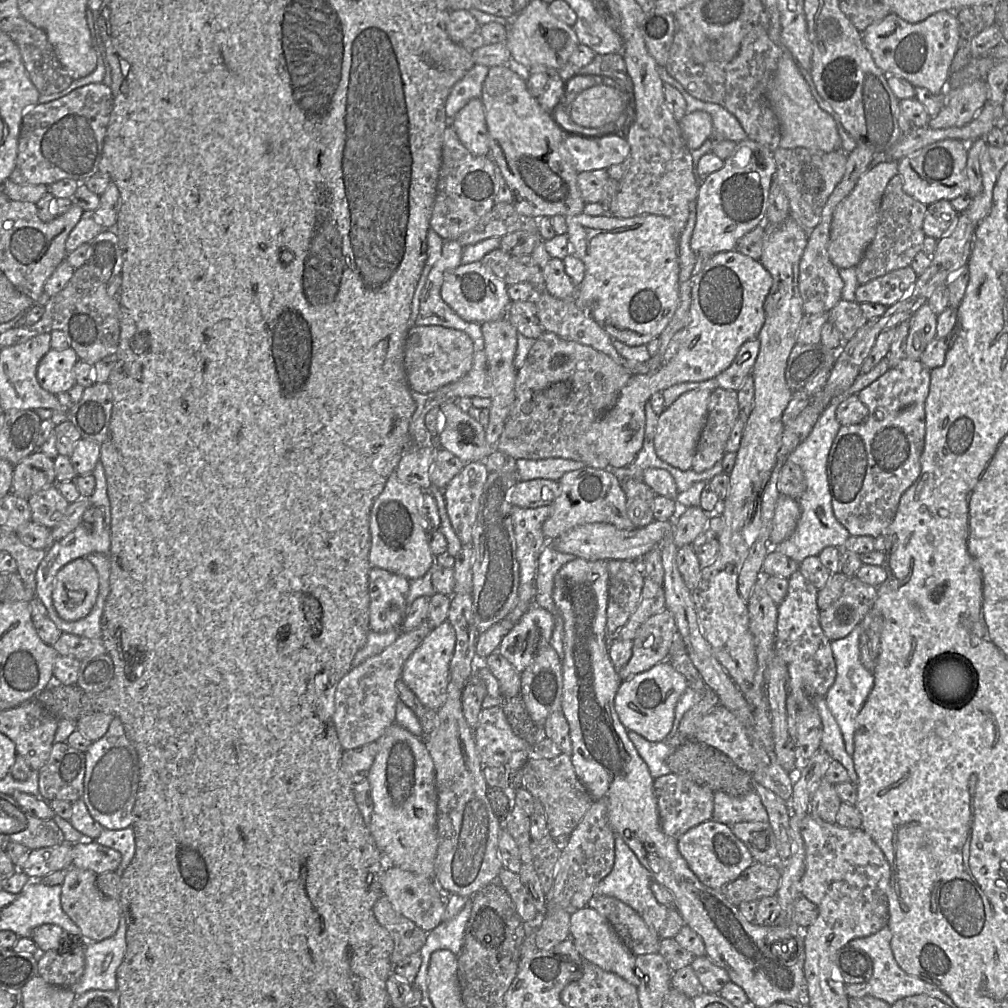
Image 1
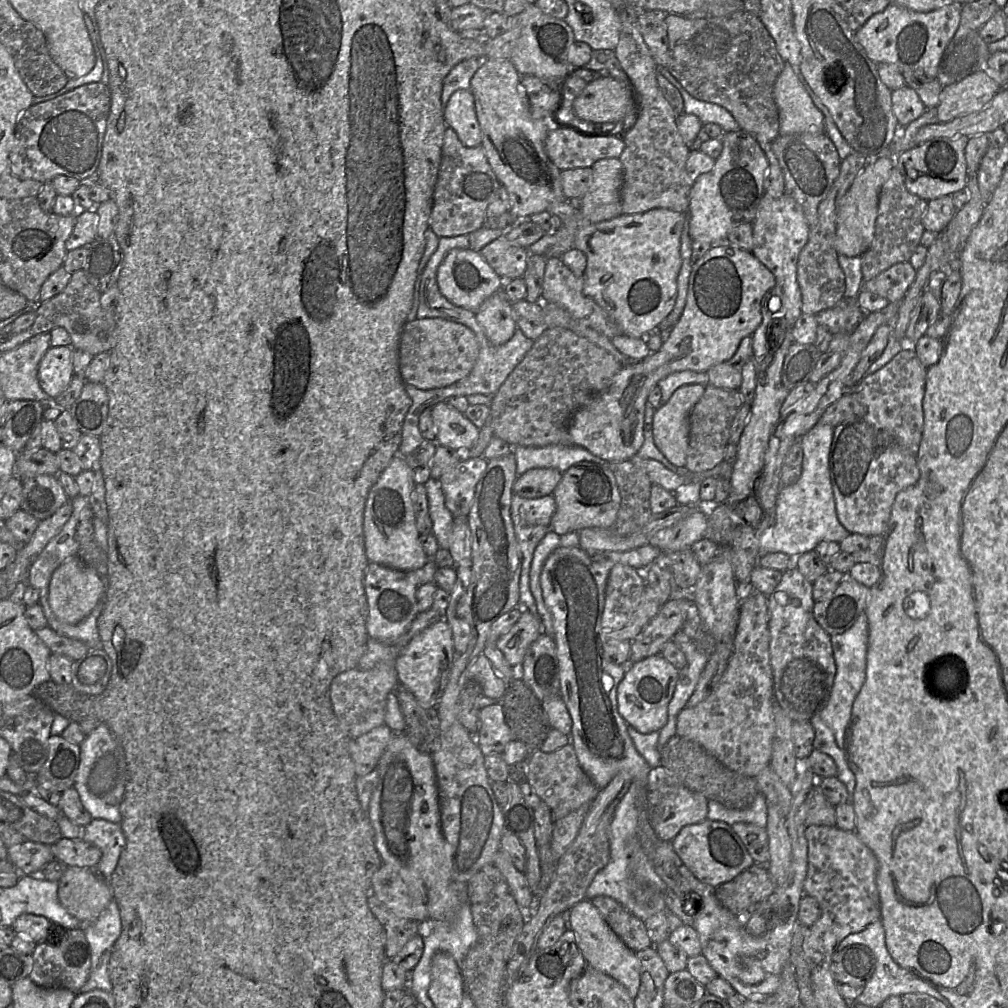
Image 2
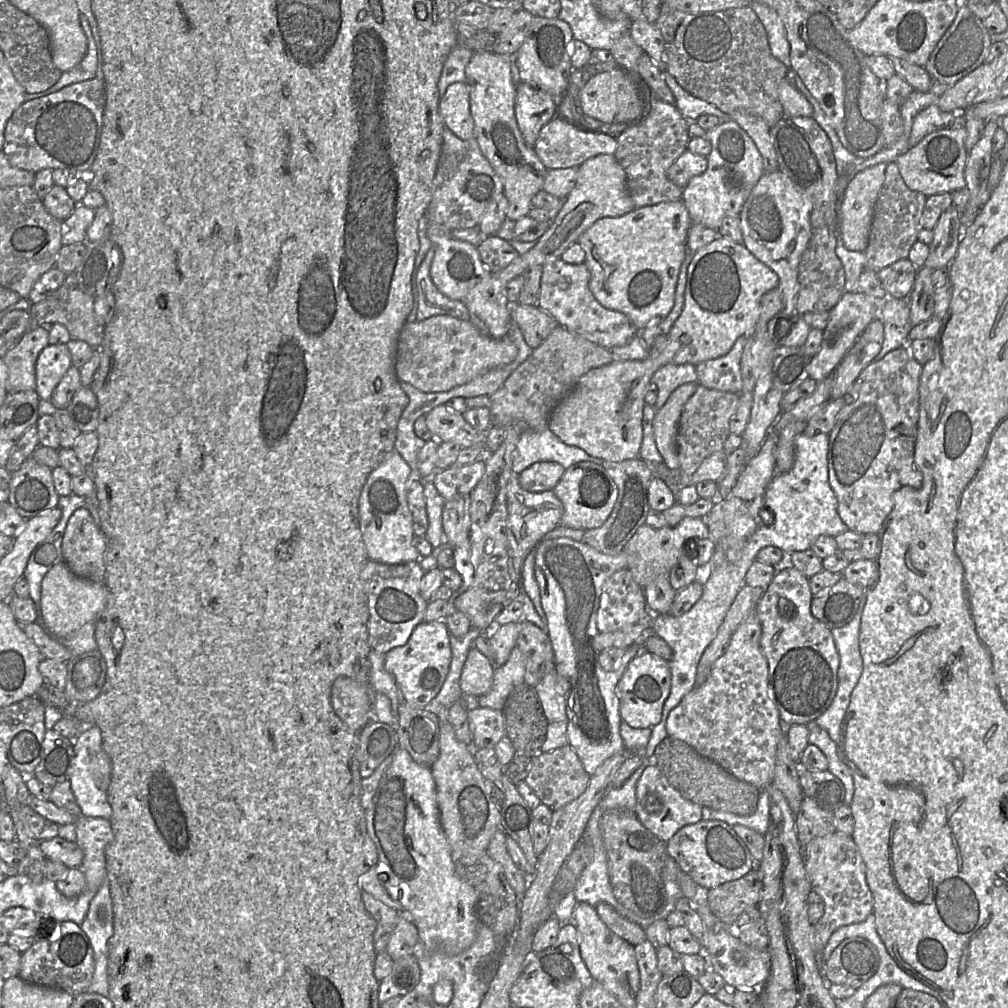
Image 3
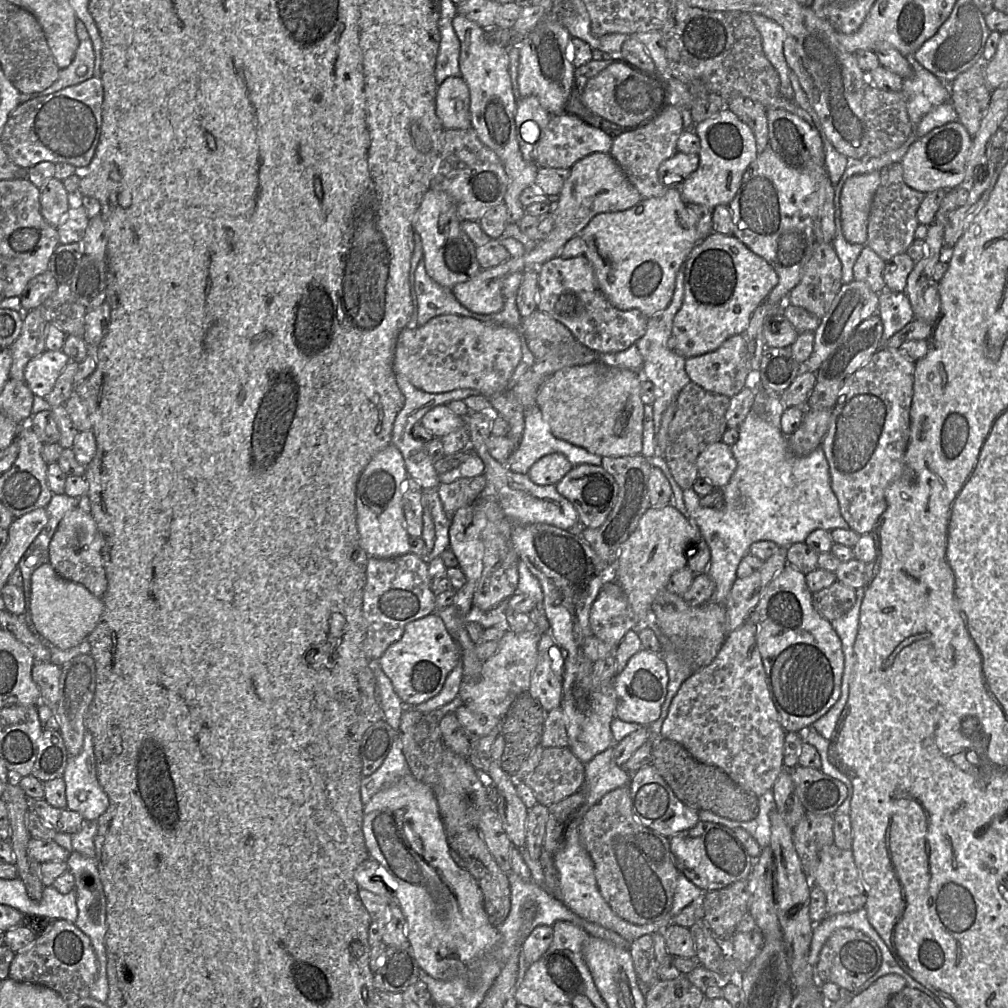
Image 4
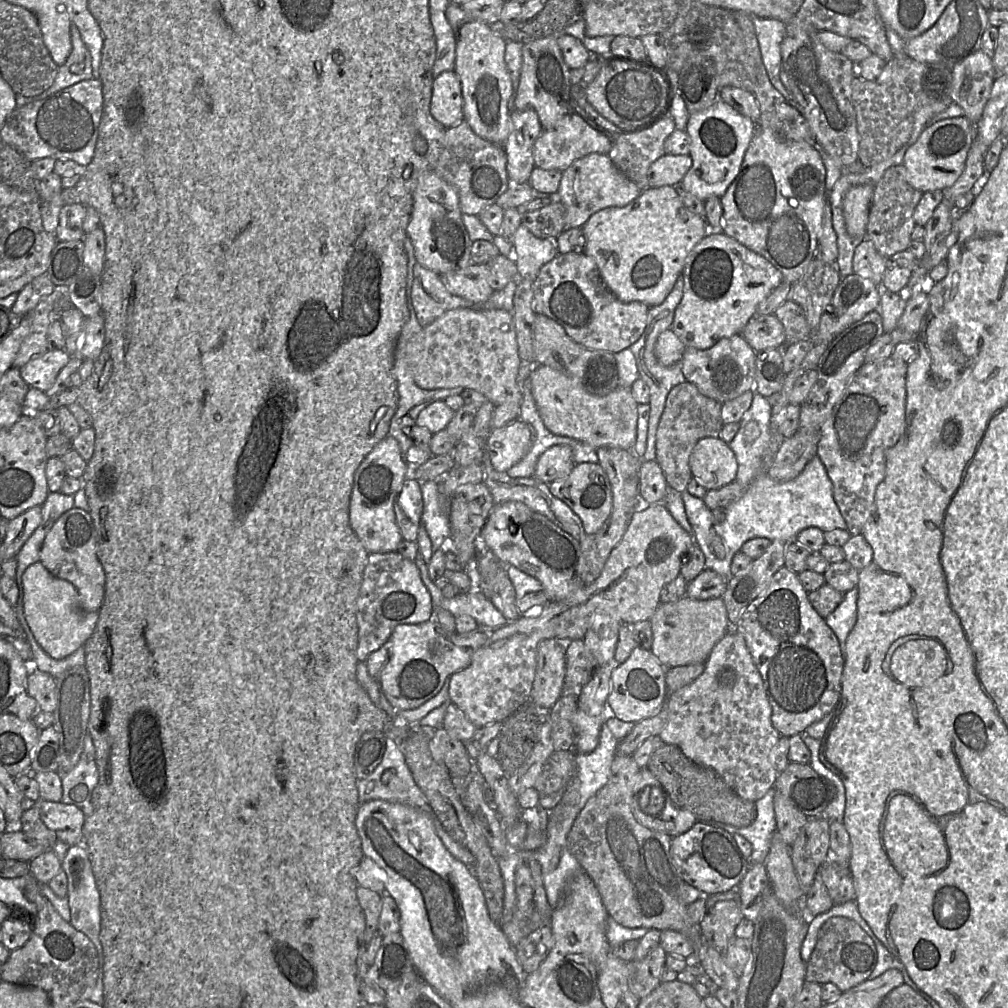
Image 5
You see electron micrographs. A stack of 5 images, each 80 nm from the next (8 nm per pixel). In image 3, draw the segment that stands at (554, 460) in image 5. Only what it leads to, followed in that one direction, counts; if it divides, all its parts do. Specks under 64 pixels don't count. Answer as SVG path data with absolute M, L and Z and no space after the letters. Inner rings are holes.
M537 462L518 475L519 484L524 490L534 493L553 490L565 470L556 462Z

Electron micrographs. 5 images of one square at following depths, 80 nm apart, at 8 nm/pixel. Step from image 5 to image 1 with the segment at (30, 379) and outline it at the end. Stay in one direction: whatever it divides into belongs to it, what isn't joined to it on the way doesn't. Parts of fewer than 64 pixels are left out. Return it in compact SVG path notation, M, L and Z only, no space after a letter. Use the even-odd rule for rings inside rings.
M71 348L50 349L37 368L37 380L47 392L58 395L70 390L75 384L74 367L79 360Z

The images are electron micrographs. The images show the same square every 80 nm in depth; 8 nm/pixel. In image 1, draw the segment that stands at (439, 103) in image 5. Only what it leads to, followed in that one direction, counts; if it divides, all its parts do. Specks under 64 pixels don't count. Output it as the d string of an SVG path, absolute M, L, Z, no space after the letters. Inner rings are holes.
M479 98L471 99L456 114L450 126L467 150L478 156L489 156L490 146L484 106Z

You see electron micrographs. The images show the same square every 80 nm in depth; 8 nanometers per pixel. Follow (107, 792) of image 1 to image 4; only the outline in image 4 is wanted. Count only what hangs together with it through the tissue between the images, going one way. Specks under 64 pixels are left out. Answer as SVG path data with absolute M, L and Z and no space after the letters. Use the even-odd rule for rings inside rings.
M88 730L84 734L83 746L80 753L76 756L69 756L62 778L66 786L67 808L78 812L85 821L97 821L106 811L109 799L98 781L93 736Z

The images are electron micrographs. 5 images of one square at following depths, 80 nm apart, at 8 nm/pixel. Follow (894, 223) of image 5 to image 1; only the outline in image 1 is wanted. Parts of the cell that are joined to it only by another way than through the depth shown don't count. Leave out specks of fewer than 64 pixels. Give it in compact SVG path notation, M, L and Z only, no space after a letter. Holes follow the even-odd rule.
M896 174L885 188L875 237L856 267L859 285L866 284L891 271L910 266L916 254L922 250L923 241L926 237L923 231L923 220L927 206L907 195L902 187L902 178Z

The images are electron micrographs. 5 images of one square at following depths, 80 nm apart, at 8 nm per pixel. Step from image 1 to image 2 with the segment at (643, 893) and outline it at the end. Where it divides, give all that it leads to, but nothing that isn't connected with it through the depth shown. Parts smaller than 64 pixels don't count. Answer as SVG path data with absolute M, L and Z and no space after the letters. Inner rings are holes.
M631 783L628 791L613 812L613 818L610 825L610 860L608 864L596 874L587 889L586 899L591 901L598 896L613 898L633 915L642 921L645 921L658 911L652 910L650 908L652 906L648 904L642 904L636 901L632 894L633 881L650 880L658 886L663 894L668 887L655 872L638 840L637 826L639 816L638 785Z

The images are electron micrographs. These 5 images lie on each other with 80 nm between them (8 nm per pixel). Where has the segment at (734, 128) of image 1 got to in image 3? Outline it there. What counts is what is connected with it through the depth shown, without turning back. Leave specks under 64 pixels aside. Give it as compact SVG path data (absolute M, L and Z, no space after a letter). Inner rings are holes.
M668 70L662 72L662 77L675 97L675 106L685 118L696 120L699 116L706 114L717 116L722 122L731 120L728 114L716 106L684 90Z

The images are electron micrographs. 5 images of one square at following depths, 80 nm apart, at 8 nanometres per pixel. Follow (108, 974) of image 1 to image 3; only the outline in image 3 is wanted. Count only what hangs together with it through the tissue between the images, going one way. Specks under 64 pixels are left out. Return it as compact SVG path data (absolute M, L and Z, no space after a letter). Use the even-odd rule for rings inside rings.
M106 881L101 882L92 897L87 915L80 927L90 941L95 961L93 977L85 992L108 996L108 950L114 928L112 900Z

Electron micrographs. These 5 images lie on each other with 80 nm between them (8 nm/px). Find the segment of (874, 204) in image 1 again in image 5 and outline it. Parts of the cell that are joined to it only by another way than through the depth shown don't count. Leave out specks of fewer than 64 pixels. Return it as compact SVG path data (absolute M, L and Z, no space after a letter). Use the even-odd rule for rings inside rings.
M875 185L851 187L843 199L843 215L848 234L855 239L866 238L870 207Z

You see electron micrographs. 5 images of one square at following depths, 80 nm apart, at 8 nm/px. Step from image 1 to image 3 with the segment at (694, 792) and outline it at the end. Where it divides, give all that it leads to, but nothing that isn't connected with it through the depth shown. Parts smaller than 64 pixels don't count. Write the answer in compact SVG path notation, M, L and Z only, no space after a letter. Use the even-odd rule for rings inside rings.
M649 761L636 785L636 806L634 814L642 825L667 843L682 827L695 824L702 819L702 806L682 796L659 770Z

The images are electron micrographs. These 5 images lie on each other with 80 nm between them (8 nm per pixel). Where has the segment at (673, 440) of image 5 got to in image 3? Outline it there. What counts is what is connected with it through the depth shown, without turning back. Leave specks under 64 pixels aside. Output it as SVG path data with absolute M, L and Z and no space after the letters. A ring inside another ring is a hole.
M698 384L694 394L685 403L678 424L677 455L678 471L682 477L690 477L710 455L723 451L730 434L729 422L739 402L739 394L709 389Z

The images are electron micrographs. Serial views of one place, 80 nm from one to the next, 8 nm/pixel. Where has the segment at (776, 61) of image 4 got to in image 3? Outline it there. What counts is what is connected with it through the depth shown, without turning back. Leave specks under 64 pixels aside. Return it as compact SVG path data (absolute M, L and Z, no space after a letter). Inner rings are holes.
M758 2L751 4L750 8L755 11L767 32L769 46L774 57L788 69L792 69L790 44L783 21L777 12L768 5Z

